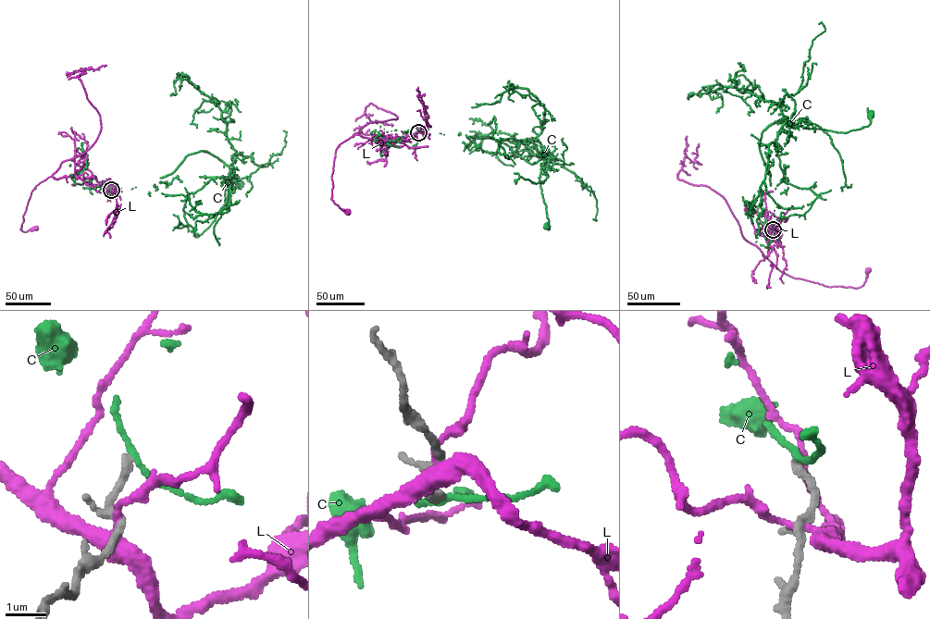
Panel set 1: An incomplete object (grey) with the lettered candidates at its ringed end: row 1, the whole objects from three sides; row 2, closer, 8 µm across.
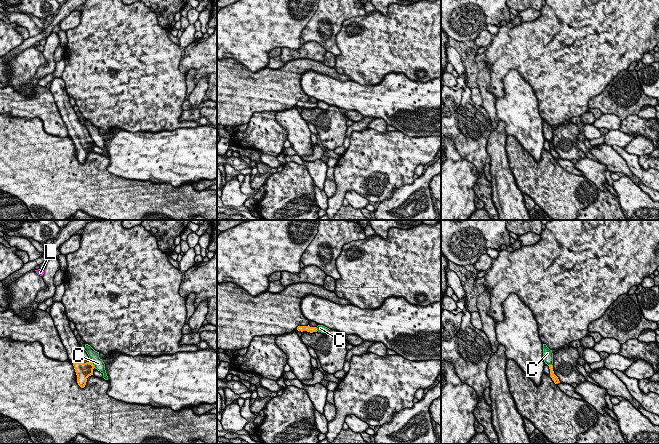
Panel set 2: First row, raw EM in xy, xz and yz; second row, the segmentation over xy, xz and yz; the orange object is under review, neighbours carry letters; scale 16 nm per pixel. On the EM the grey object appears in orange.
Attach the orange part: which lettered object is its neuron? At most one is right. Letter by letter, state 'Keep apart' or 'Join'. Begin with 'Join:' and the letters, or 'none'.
Join: none
C: Keep apart
L: Keep apart

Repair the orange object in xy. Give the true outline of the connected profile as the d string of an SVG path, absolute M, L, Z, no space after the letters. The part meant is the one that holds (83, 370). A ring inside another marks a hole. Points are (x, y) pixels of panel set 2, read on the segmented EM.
M53 302L50 309L50 316L54 321L54 325L59 333L60 339L67 350L68 359L74 366L77 383L84 388L87 378L93 375L95 368L87 352L82 349L70 328L69 320L65 313L65 307L62 302Z

